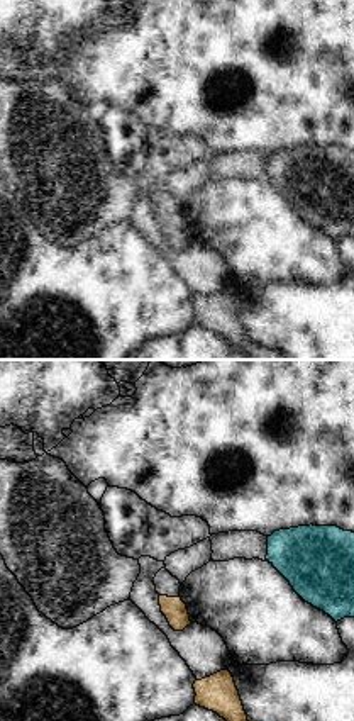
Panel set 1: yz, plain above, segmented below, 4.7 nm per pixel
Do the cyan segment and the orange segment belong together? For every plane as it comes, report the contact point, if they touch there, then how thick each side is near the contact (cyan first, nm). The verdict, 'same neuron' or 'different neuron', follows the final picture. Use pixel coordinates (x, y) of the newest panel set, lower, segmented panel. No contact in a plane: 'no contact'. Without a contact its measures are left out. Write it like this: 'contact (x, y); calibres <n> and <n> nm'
no contact

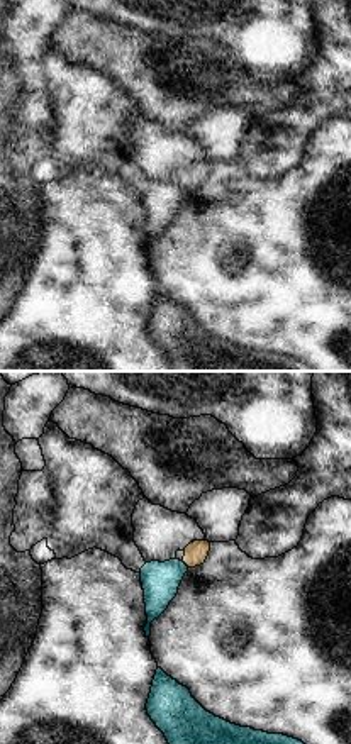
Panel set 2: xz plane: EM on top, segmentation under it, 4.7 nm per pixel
contact (183, 563); calibres 180 and 110 nm

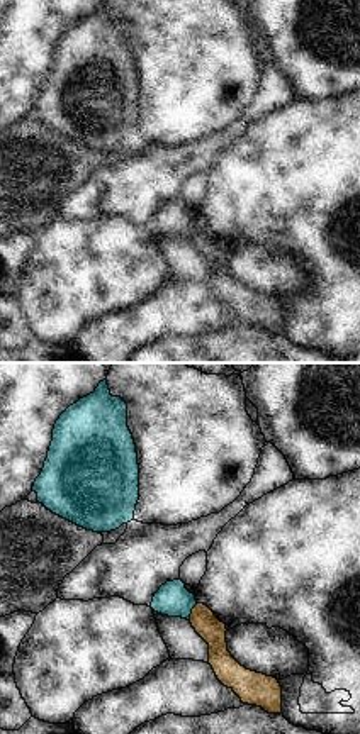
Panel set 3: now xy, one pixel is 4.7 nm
contact (191, 612); calibres 160 and 120 nm

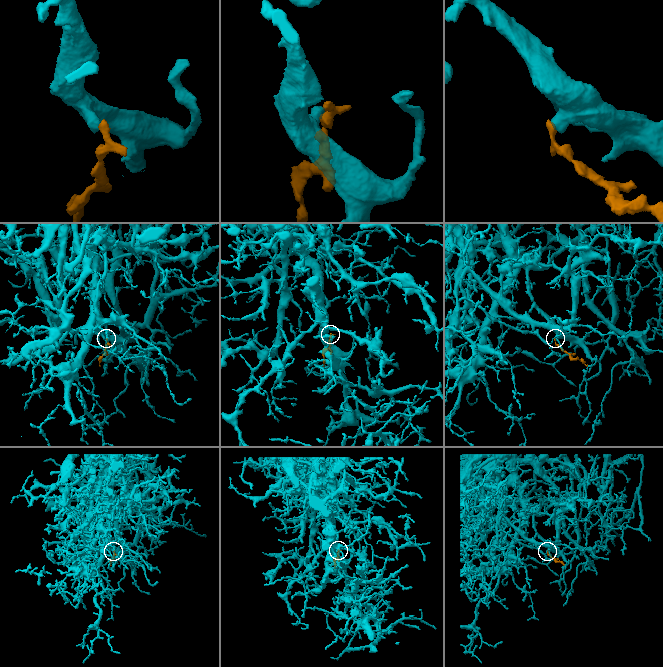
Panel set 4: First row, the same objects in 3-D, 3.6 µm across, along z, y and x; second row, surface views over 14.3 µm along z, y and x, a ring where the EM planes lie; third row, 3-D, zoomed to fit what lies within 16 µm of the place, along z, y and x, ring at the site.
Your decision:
different neuron

